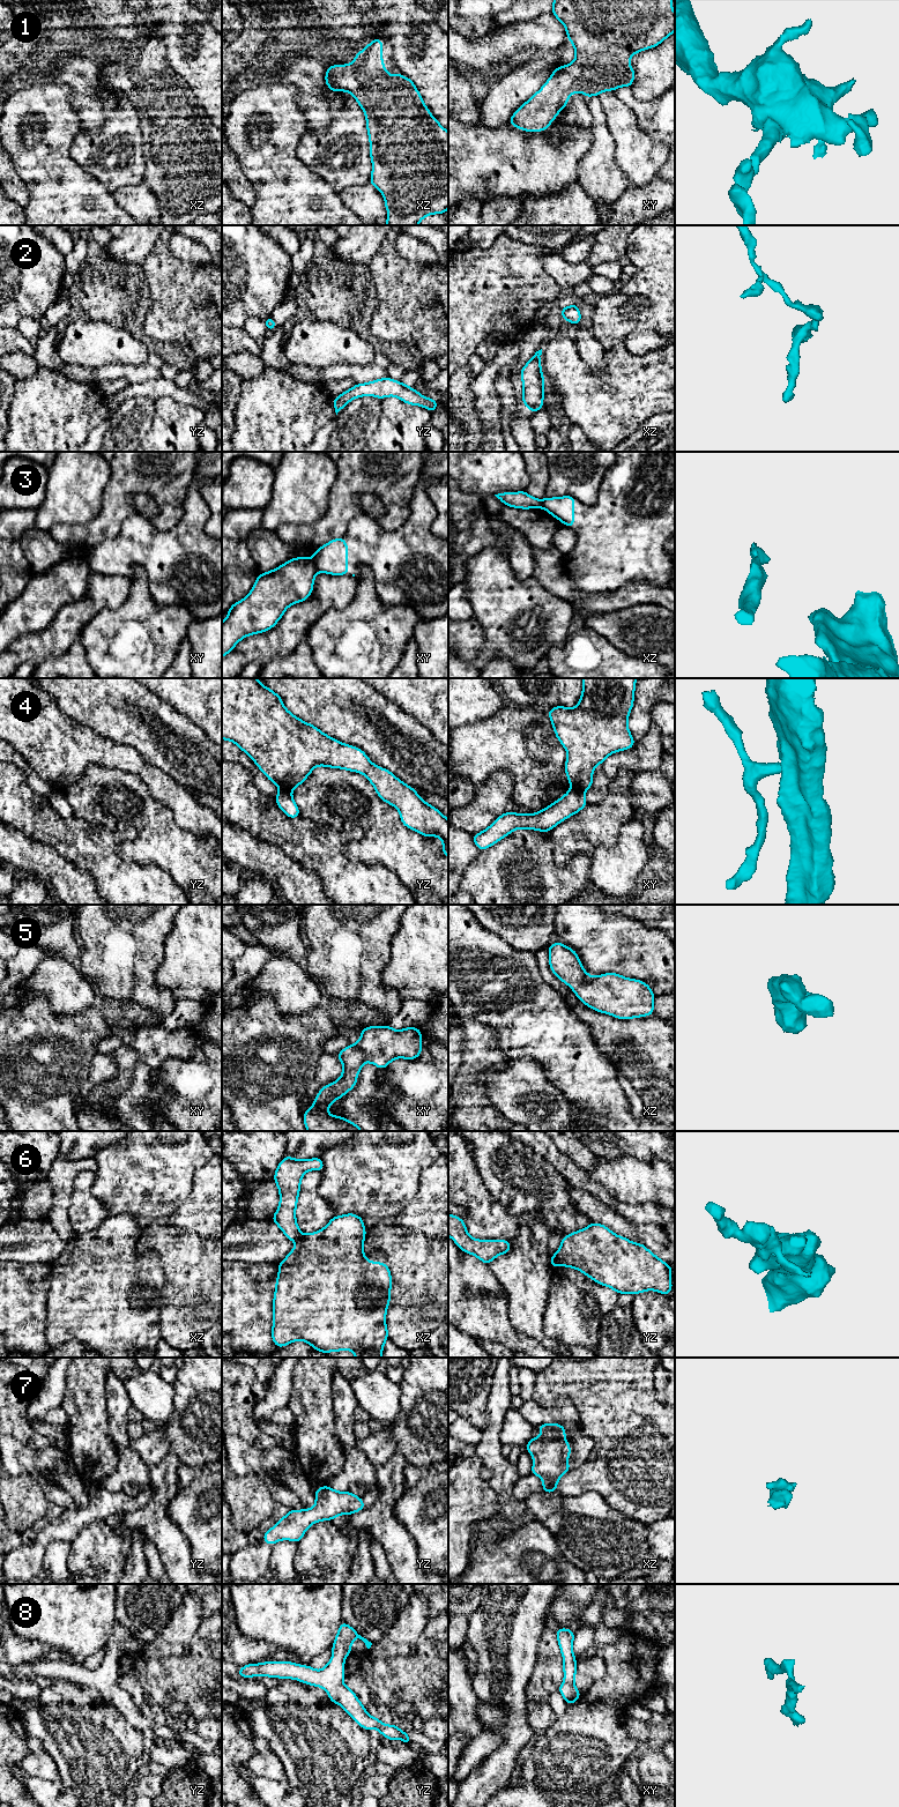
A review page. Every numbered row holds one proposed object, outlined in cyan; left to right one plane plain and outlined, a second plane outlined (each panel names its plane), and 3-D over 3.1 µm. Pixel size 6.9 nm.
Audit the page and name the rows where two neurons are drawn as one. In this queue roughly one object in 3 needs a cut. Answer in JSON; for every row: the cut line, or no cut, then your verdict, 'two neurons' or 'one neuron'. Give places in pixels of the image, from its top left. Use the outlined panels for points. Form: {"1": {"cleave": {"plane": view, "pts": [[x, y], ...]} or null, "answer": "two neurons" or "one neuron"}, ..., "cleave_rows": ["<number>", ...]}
{"1": {"cleave": null, "answer": "one neuron"}, "2": {"cleave": null, "answer": "one neuron"}, "3": {"cleave": {"plane": "xy", "pts": [[311, 559], [318, 571]]}, "answer": "two neurons"}, "4": {"cleave": {"plane": "xy", "pts": [[571, 787], [582, 793]]}, "answer": "two neurons"}, "5": {"cleave": null, "answer": "one neuron"}, "6": {"cleave": {"plane": "xz", "pts": [[303, 1234], [297, 1242]]}, "answer": "two neurons"}, "7": {"cleave": null, "answer": "one neuron"}, "8": {"cleave": null, "answer": "one neuron"}, "cleave_rows": ["3", "4", "6"]}

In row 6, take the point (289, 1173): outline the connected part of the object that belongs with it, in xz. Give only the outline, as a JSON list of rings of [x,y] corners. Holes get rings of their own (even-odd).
[[[285,1155],[278,1163],[274,1181],[280,1192],[280,1204],[272,1220],[285,1234],[288,1240],[298,1242],[303,1236],[296,1220],[296,1207],[300,1190],[300,1182],[309,1170],[322,1172],[321,1158],[297,1160]]]

